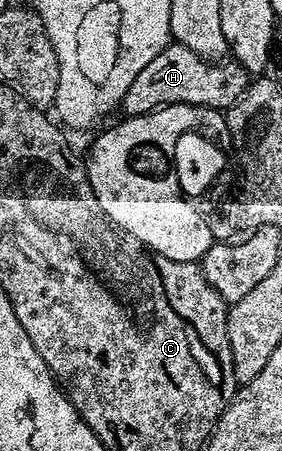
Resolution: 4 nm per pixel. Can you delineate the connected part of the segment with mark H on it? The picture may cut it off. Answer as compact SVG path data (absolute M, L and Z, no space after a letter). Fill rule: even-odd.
M169 44L138 76L134 76L134 84L126 88L126 96L122 103L125 115L149 114L151 110L159 110L162 106L174 104L190 104L205 106L215 110L227 111L244 94L250 75L234 60L207 62L202 56L190 52L190 48Z

